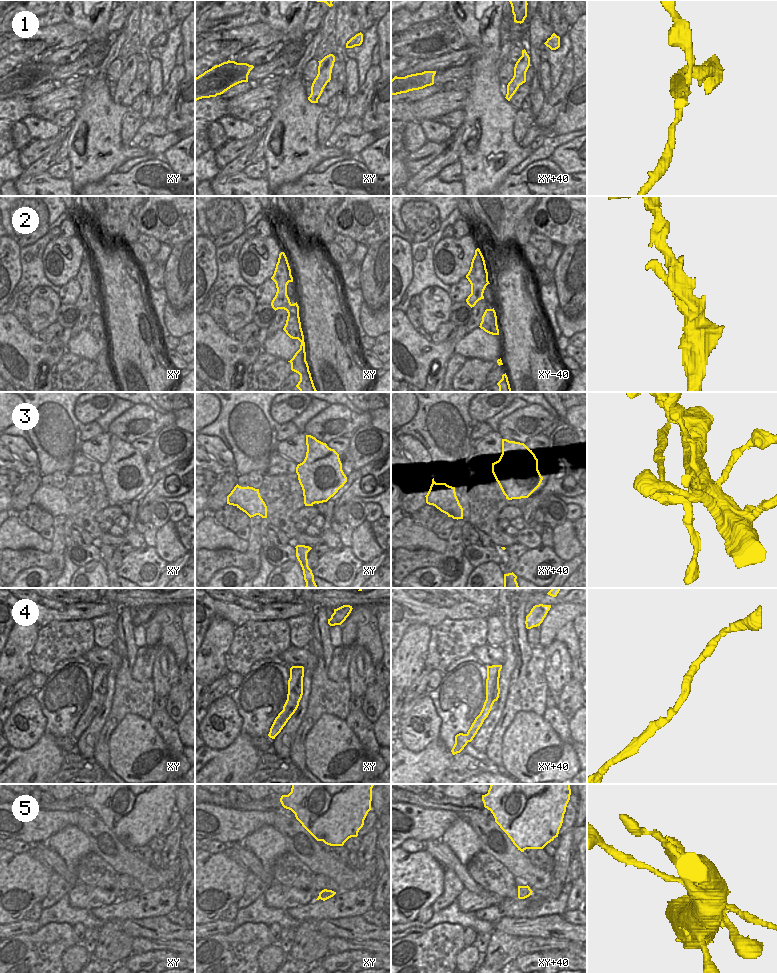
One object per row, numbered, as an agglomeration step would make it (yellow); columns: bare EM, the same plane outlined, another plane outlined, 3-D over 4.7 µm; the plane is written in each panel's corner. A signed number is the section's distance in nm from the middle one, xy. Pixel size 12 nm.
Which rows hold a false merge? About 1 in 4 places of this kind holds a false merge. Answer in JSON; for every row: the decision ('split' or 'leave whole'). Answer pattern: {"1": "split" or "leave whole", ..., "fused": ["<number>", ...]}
{"1": "split", "2": "leave whole", "3": "split", "4": "leave whole", "5": "leave whole", "fused": ["1", "3"]}

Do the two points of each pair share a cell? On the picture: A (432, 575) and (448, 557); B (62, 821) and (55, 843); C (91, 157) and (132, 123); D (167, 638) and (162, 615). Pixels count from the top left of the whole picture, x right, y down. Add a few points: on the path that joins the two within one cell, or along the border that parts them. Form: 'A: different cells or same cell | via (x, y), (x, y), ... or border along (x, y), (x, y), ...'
A: different cells | border along (436, 568), (442, 577)
B: different cells | border along (76, 825), (66, 825), (46, 841)
C: different cells | border along (126, 110), (120, 137), (121, 141), (129, 146)
D: different cells | border along (179, 614), (176, 614), (163, 626), (158, 643)

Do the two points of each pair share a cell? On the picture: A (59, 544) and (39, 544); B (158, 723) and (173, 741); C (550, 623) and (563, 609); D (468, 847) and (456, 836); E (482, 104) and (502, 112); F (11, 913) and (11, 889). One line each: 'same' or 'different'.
A: different
B: same
C: same
D: same
E: same
F: same

